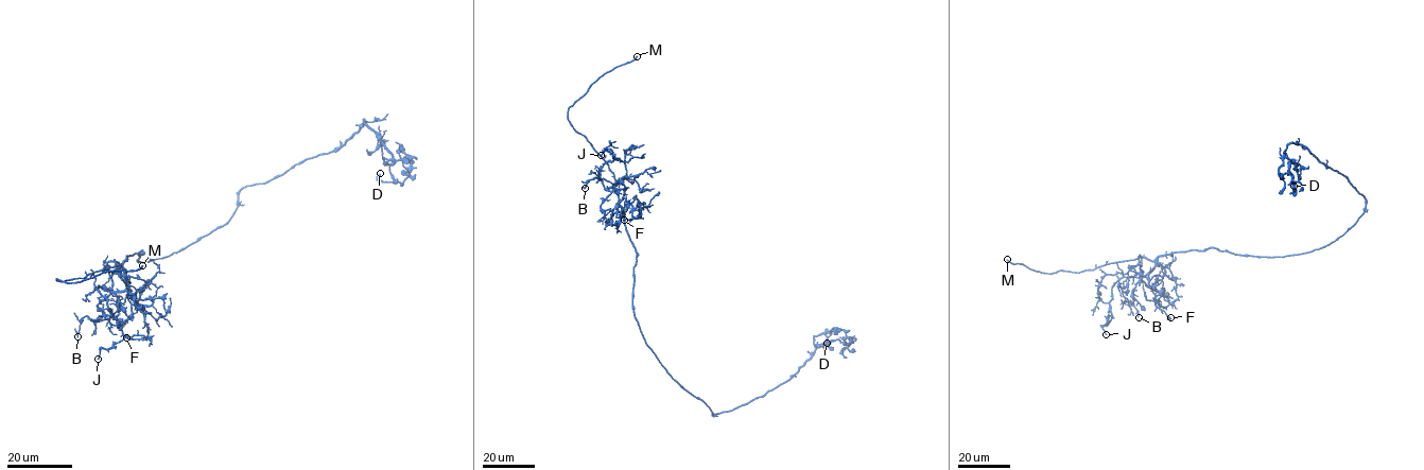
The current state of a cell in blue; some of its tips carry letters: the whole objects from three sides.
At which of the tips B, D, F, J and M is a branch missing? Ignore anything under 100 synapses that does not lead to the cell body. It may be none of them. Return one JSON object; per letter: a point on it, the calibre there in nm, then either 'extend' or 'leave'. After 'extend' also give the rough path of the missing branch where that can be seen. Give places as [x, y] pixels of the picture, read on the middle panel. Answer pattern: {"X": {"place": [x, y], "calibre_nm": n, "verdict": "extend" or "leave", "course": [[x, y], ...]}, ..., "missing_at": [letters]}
{"B": {"place": [585, 188], "calibre_nm": 70, "verdict": "leave"}, "D": {"place": [827, 343], "calibre_nm": 280, "verdict": "leave"}, "F": {"place": [624, 220], "calibre_nm": 160, "verdict": "leave"}, "J": {"place": [601, 155], "calibre_nm": 200, "verdict": "leave"}, "M": {"place": [637, 56], "calibre_nm": 240, "verdict": "extend", "course": [[637, 56], [667, 42], [679, 41]]}, "missing_at": ["M"]}

